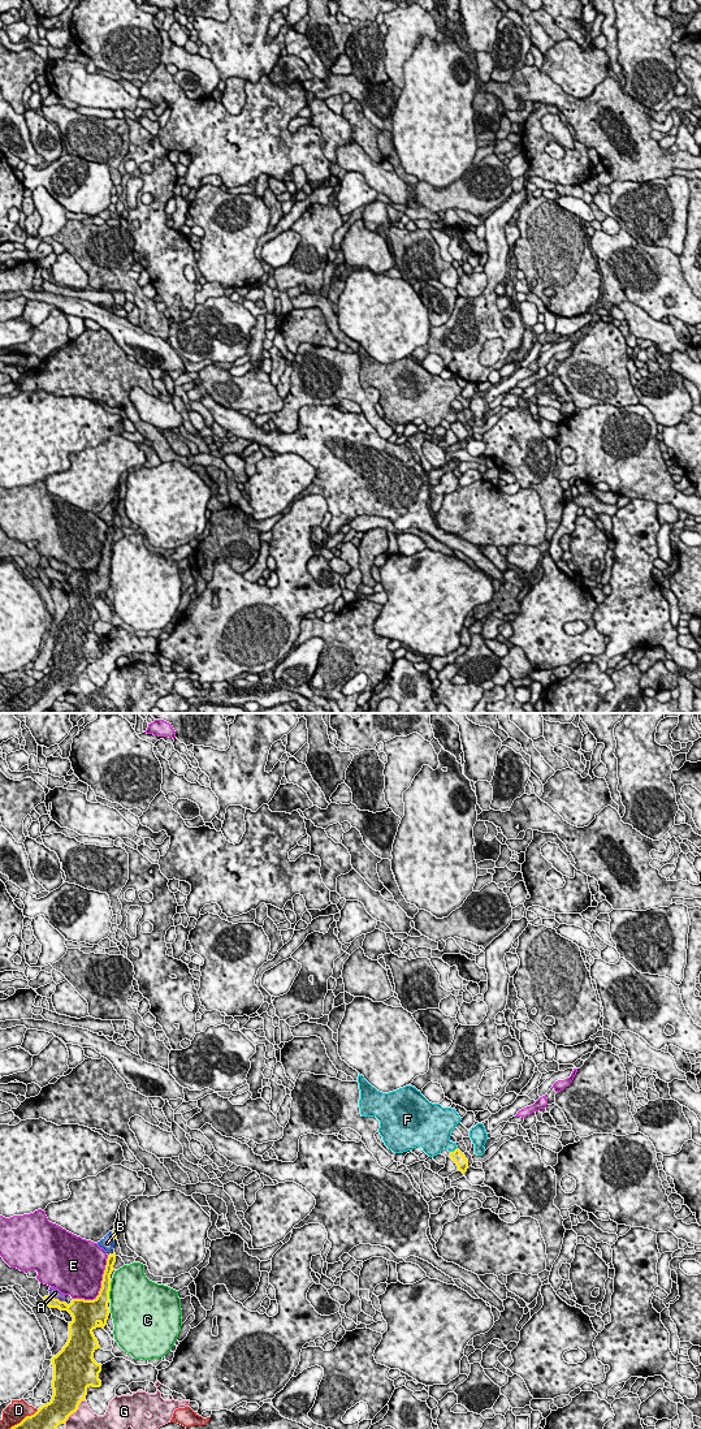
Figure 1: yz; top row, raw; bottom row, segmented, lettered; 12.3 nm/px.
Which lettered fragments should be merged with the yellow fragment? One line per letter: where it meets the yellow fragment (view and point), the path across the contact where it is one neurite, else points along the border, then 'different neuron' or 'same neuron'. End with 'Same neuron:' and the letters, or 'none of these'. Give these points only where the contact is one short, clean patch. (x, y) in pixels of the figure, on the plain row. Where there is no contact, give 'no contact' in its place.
A: meets yellow in yz at (57, 570); different neuron
B: meets yellow in yz at (112, 506); border along yz (111, 503), (113, 512); different neuron
C: meets yellow in yz at (109, 561); different neuron
D: meets yellow in yz at (20, 694); different neuron
E: meets yellow in yz at (102, 558); different neuron
F: meets yellow in yz at (454, 422); different neuron
G: meets yellow in yz at (74, 682); different neuron
Same neuron: none of these

